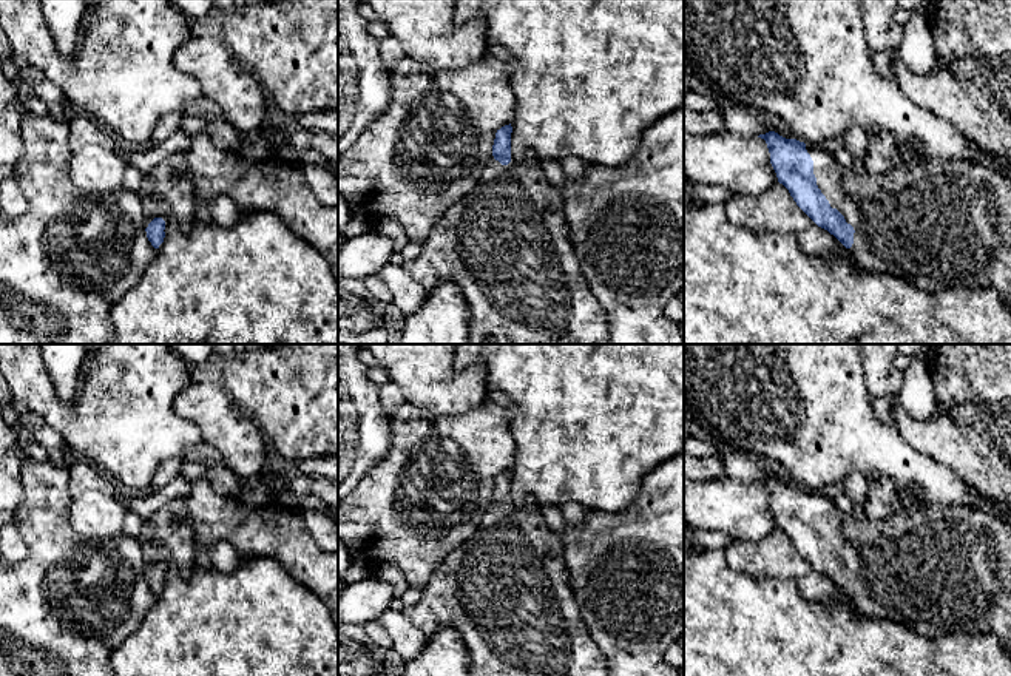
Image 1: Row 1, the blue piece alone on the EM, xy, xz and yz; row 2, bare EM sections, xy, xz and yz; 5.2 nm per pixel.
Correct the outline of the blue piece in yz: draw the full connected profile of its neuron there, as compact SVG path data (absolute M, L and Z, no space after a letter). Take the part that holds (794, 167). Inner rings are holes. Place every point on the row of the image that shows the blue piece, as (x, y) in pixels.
M775 131L758 137L767 144L778 182L818 227L852 253L861 270L897 276L929 293L943 289L994 289L1011 313L1011 179L985 165L959 159L914 159L889 173L858 173L854 167L840 165L833 153L818 144L786 139Z

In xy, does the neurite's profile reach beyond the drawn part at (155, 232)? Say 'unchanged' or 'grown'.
grown

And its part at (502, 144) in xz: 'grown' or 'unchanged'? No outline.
grown

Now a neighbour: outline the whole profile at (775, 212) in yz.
M779 182L759 196L735 194L725 202L725 210L727 218L735 225L758 233L793 233L803 253L821 258L843 258L860 269L849 248L827 230L818 227Z

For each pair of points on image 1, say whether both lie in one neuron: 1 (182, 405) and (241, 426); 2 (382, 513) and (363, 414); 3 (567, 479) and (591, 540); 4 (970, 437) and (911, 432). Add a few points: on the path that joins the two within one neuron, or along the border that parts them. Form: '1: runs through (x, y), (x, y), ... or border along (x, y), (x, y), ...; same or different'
1: runs through (196, 405), (206, 405), (227, 426); same
2: border along (392, 434), (388, 452), (368, 469), (354, 488); different
3: border along (587, 510), (624, 511); different
4: runs through (956, 437), (925, 437); same

